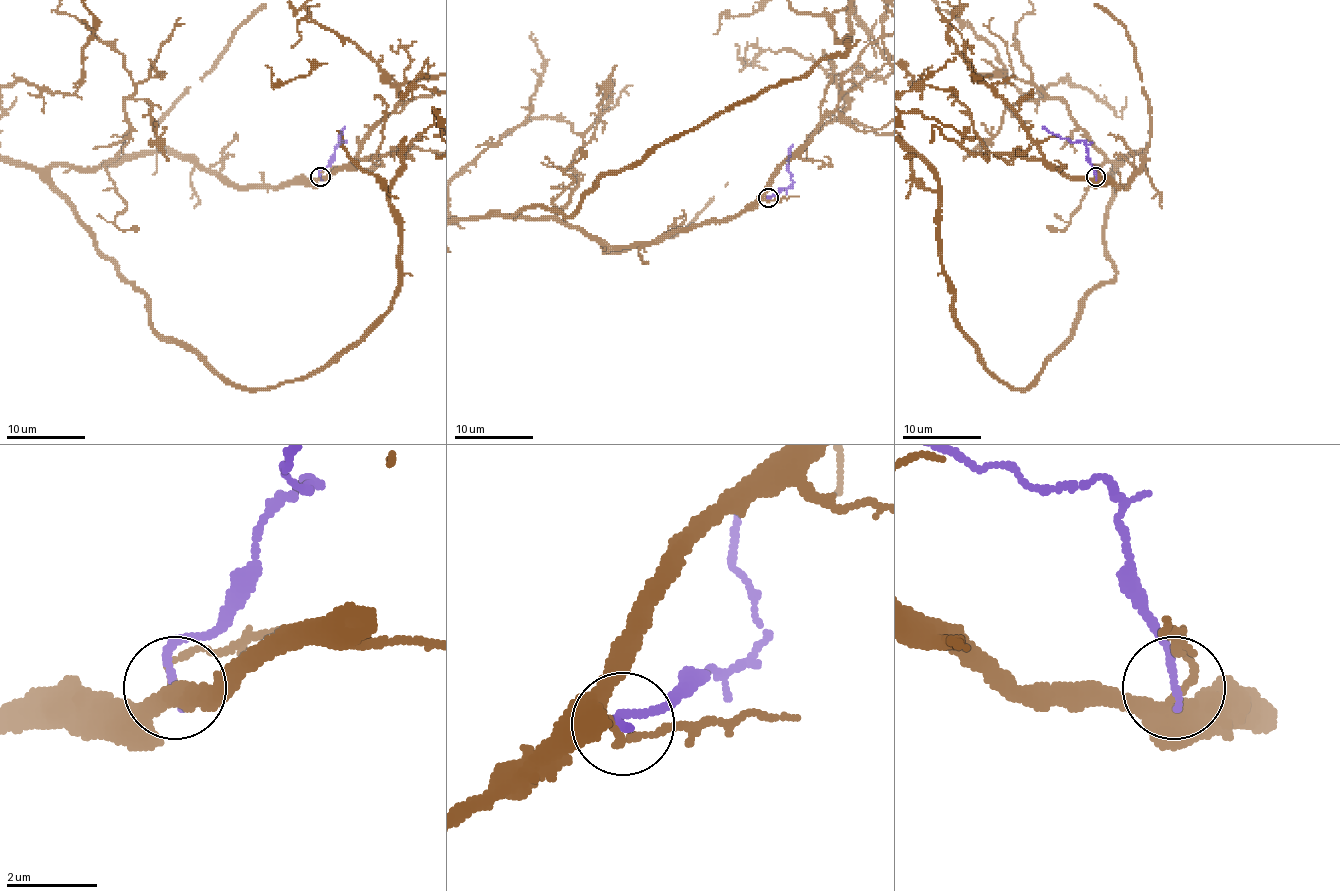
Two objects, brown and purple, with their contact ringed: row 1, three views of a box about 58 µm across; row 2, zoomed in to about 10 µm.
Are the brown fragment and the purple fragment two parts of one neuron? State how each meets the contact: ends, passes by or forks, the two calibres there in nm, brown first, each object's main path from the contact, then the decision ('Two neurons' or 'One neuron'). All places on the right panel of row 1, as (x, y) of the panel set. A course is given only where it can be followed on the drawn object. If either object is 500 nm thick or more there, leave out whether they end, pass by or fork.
At the ring brown forks. At the ring purple ends. Thickness 180 nm (brown) against 180 nm. Course of purple: (1096, 176), (1088, 148), (1082, 140), (1070, 142), (1043, 126). Two neurons

